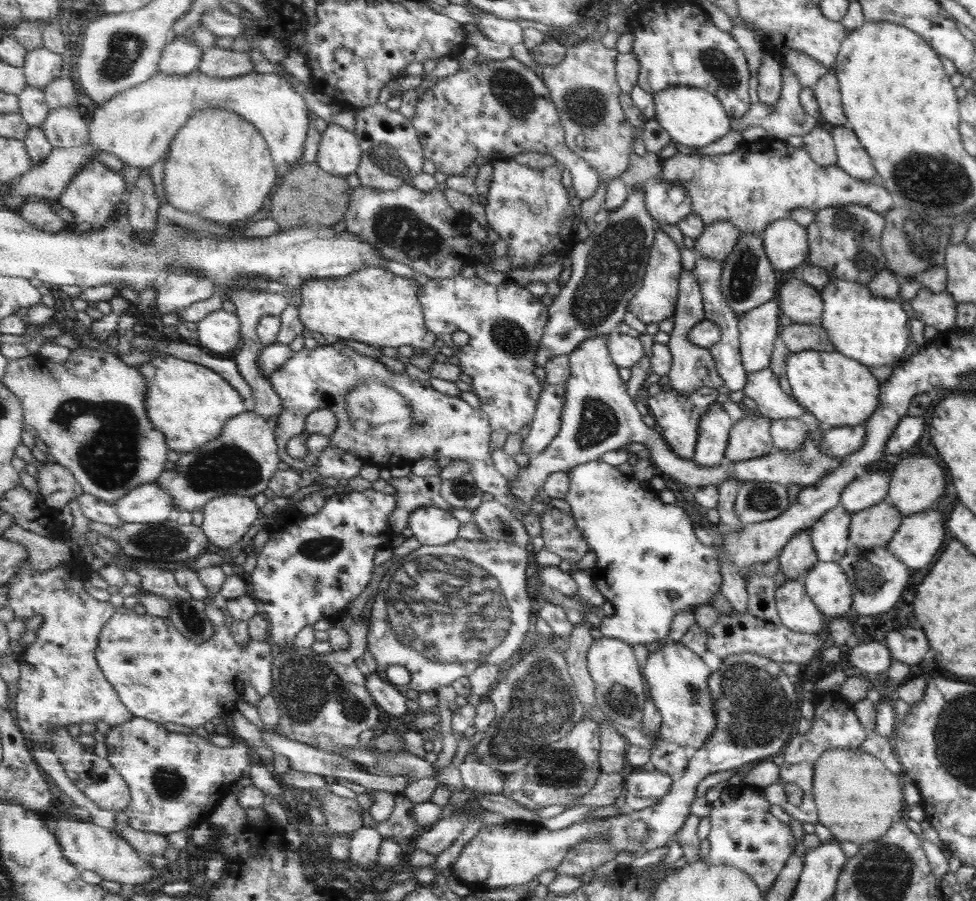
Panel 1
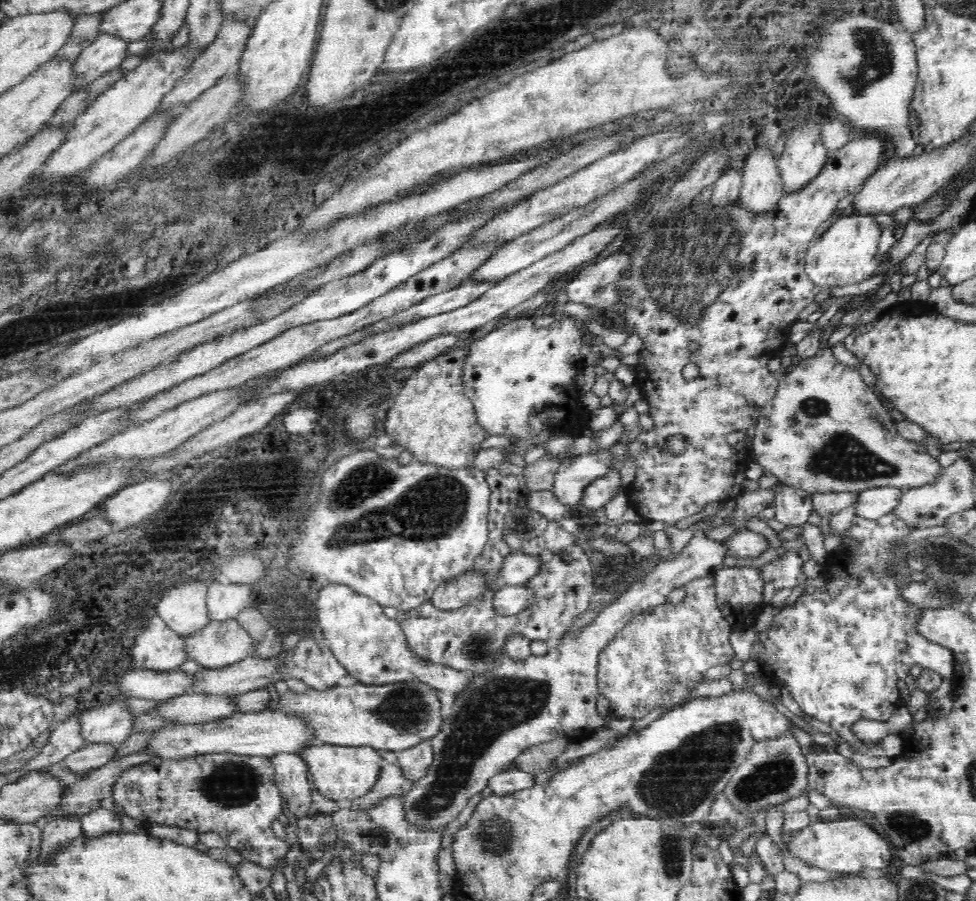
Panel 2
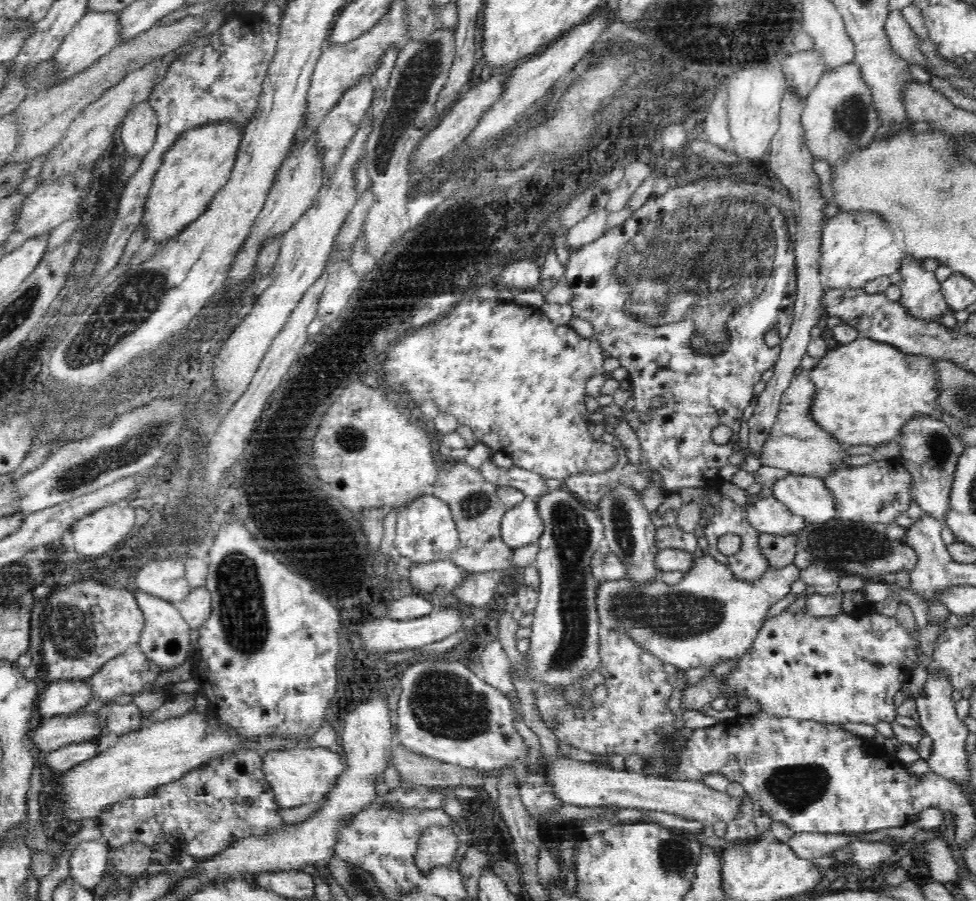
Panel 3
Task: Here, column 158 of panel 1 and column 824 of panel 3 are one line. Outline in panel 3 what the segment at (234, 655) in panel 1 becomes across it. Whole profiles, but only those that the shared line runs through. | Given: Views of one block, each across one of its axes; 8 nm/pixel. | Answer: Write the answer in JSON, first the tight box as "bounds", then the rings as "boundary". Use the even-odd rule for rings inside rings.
{"bounds":[724,612,922,725],"boundary":[[[782,612],[781,614],[778,614],[778,616],[772,616],[772,618],[768,618],[762,625],[762,628],[758,631],[758,634],[756,635],[756,638],[754,639],[753,645],[750,647],[750,650],[746,651],[746,654],[743,654],[738,662],[736,667],[730,671],[729,674],[726,674],[726,679],[728,679],[728,685],[730,685],[730,696],[724,696],[724,698],[732,705],[735,700],[735,694],[733,694],[734,691],[738,691],[738,693],[742,695],[748,695],[748,697],[752,697],[752,699],[756,699],[756,701],[760,701],[760,705],[762,705],[762,710],[770,711],[770,713],[774,715],[790,715],[790,717],[798,718],[798,719],[814,719],[818,722],[824,722],[824,723],[834,723],[834,724],[846,724],[847,722],[862,722],[864,724],[871,724],[875,725],[877,722],[882,722],[882,720],[885,720],[886,722],[891,723],[895,720],[895,716],[897,715],[897,708],[896,704],[894,704],[894,696],[896,692],[900,691],[900,686],[902,684],[907,683],[909,673],[912,672],[918,664],[920,664],[919,657],[922,655],[922,652],[919,650],[919,635],[918,635],[918,629],[906,629],[900,626],[895,618],[888,618],[887,616],[882,616],[878,613],[870,613],[864,616],[864,614],[857,614],[852,615],[848,613],[841,612],[840,614],[836,614],[836,616],[822,616],[820,615],[810,615],[810,613],[802,613],[802,612],[796,612],[796,614],[792,614],[792,612]]]}

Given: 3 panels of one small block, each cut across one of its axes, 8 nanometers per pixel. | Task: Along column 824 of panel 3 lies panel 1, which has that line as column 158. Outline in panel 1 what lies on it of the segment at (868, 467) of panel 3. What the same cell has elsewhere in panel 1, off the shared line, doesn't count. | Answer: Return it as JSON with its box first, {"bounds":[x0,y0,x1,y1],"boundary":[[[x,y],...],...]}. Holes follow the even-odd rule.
{"bounds":[159,411,283,511],"boundary":[[[249,411],[230,418],[222,428],[221,436],[207,442],[191,453],[182,453],[173,470],[165,470],[159,485],[175,499],[179,511],[204,511],[211,500],[226,495],[253,498],[269,489],[270,481],[283,467],[278,454],[274,427],[267,424],[258,412]]]}

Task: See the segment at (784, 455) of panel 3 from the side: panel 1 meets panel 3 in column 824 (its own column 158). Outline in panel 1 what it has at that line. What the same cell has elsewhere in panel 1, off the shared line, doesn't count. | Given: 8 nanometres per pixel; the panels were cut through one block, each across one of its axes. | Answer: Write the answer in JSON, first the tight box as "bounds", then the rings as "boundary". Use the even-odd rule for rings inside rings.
{"bounds":[1,347,171,504],"boundary":[[[79,347],[65,362],[29,355],[11,361],[1,381],[22,399],[27,424],[37,431],[56,463],[72,472],[84,493],[115,504],[131,490],[158,481],[165,472],[167,451],[171,449],[166,435],[147,414],[146,378],[138,367],[128,366],[115,352]]]}

